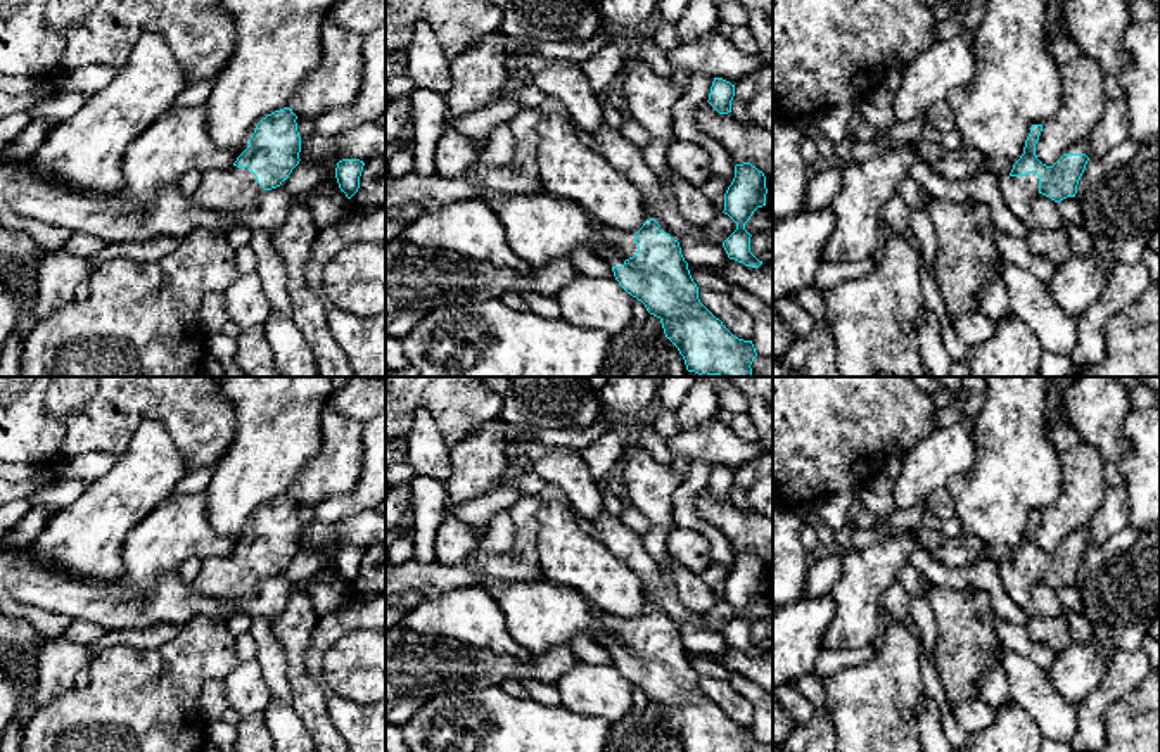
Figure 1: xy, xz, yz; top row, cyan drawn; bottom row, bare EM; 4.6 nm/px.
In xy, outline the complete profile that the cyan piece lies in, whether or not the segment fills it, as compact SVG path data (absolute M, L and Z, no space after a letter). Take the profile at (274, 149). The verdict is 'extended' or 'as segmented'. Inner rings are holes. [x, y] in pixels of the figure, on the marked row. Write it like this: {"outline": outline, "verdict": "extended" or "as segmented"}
{"outline": "M289 107L263 118L237 161L223 169L204 171L190 197L221 216L251 213L256 199L265 190L280 187L301 161L296 119Z", "verdict": "extended"}

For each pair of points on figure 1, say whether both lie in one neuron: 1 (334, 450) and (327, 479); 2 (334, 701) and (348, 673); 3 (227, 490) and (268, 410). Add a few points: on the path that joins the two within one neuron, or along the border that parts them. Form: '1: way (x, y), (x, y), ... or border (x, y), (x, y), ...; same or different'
1: way (334, 457), (334, 469), (331, 472); same
2: border (327, 652), (324, 683), (367, 704); different
3: way (246, 471), (268, 448), (268, 429); same

